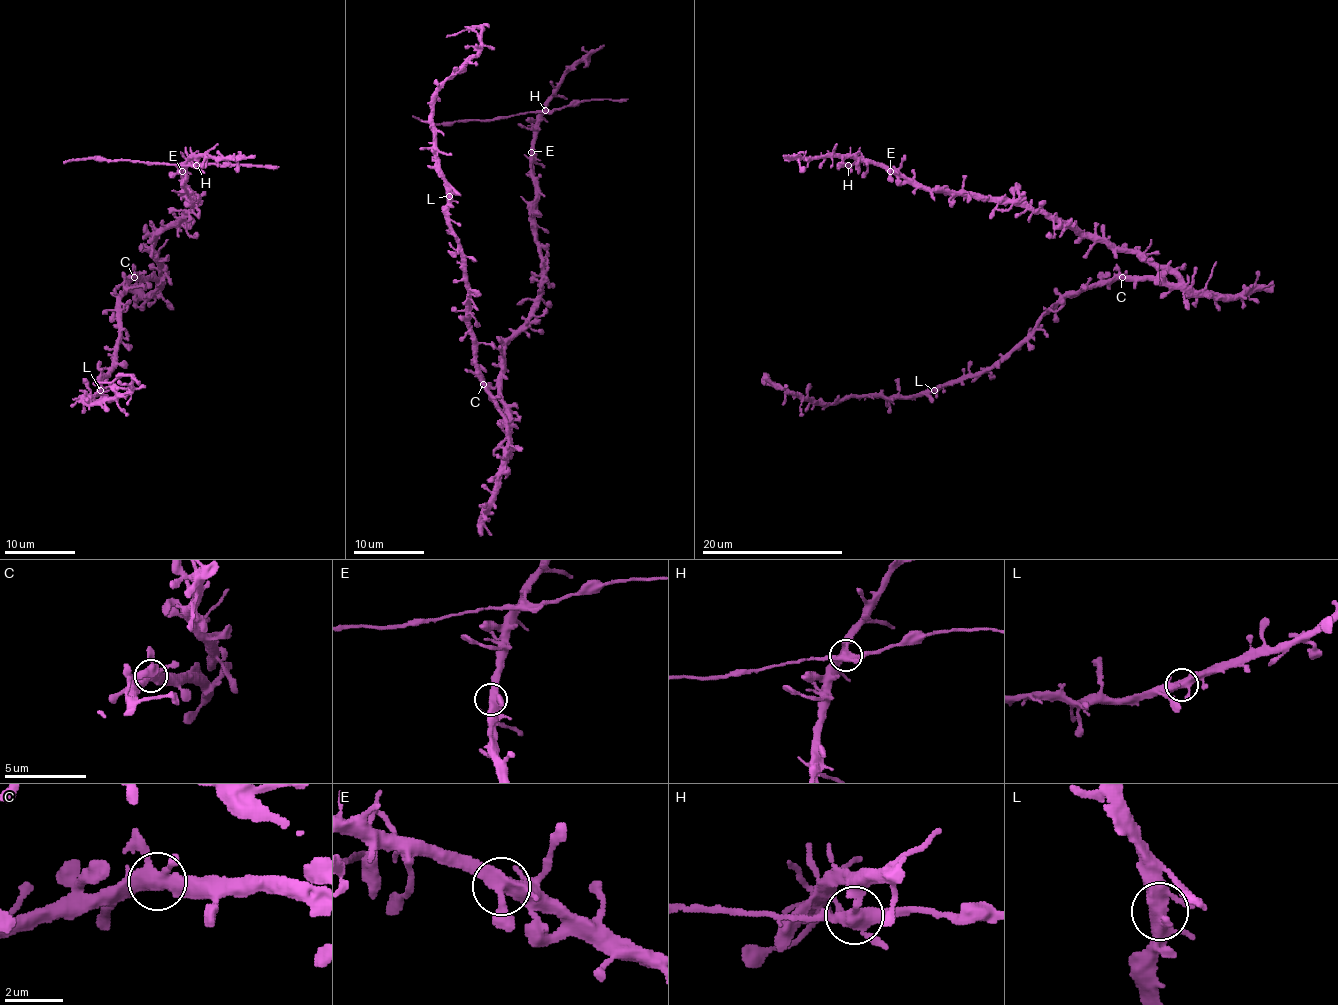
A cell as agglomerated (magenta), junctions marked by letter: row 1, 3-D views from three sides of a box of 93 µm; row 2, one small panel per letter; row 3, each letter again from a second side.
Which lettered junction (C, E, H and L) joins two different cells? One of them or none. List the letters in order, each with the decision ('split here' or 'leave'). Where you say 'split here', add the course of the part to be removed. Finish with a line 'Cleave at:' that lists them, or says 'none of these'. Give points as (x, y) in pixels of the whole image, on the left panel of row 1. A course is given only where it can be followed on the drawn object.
C: leave
E: leave
H: split here; course (196, 165), (95, 158), (72, 158), (63, 163)
L: leave
Cleave at: H

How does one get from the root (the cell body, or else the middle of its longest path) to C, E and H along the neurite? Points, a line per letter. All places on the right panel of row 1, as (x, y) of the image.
C: (1157, 277), (1159, 280), (1122, 277)
E: (1157, 277), (1157, 270), (1134, 254), (1113, 250), (1081, 236), (1054, 217), (1014, 202), (916, 188), (890, 171)
H: (1157, 277), (1134, 254), (1081, 236), (1031, 208), (916, 188), (849, 156), (849, 165)

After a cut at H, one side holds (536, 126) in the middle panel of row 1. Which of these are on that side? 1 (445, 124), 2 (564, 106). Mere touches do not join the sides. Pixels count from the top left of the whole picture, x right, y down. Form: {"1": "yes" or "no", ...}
{"1": "no", "2": "no"}

